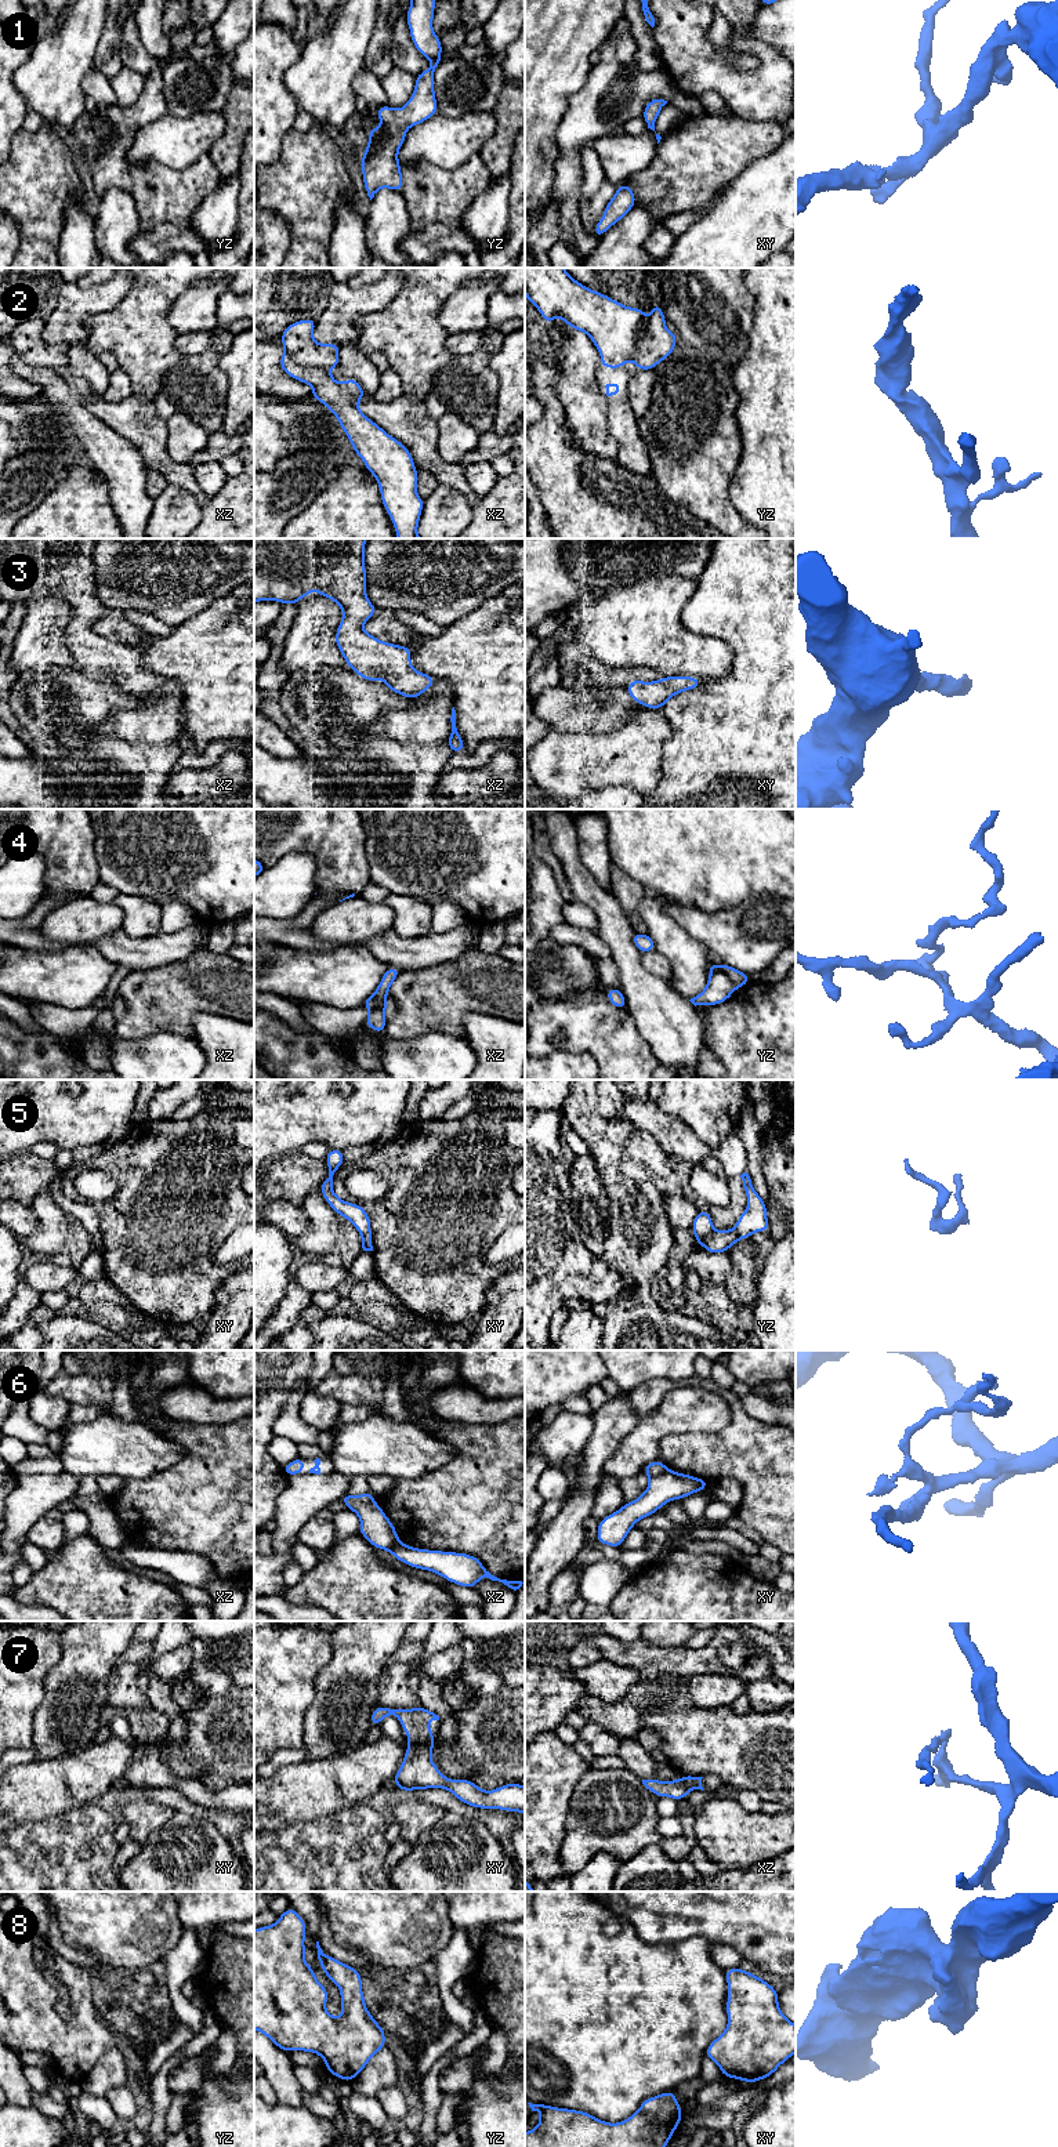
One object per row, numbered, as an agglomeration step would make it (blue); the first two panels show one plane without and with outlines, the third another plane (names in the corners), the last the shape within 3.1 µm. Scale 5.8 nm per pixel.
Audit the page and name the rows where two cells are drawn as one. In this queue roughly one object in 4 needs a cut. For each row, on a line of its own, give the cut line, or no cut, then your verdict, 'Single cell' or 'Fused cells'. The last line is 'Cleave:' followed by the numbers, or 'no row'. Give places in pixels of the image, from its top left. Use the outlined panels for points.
1: No split. Single cell
2: No split. Single cell
3: No split. Single cell
4: Split along yz (710, 974), (723, 971), (735, 987). Fused cells
5: No split. Single cell
6: Split along xy (666, 1468), (662, 1473), (649, 1479). Fused cells
7: No split. Single cell
8: No split. Single cell
Cleave: 4, 6

